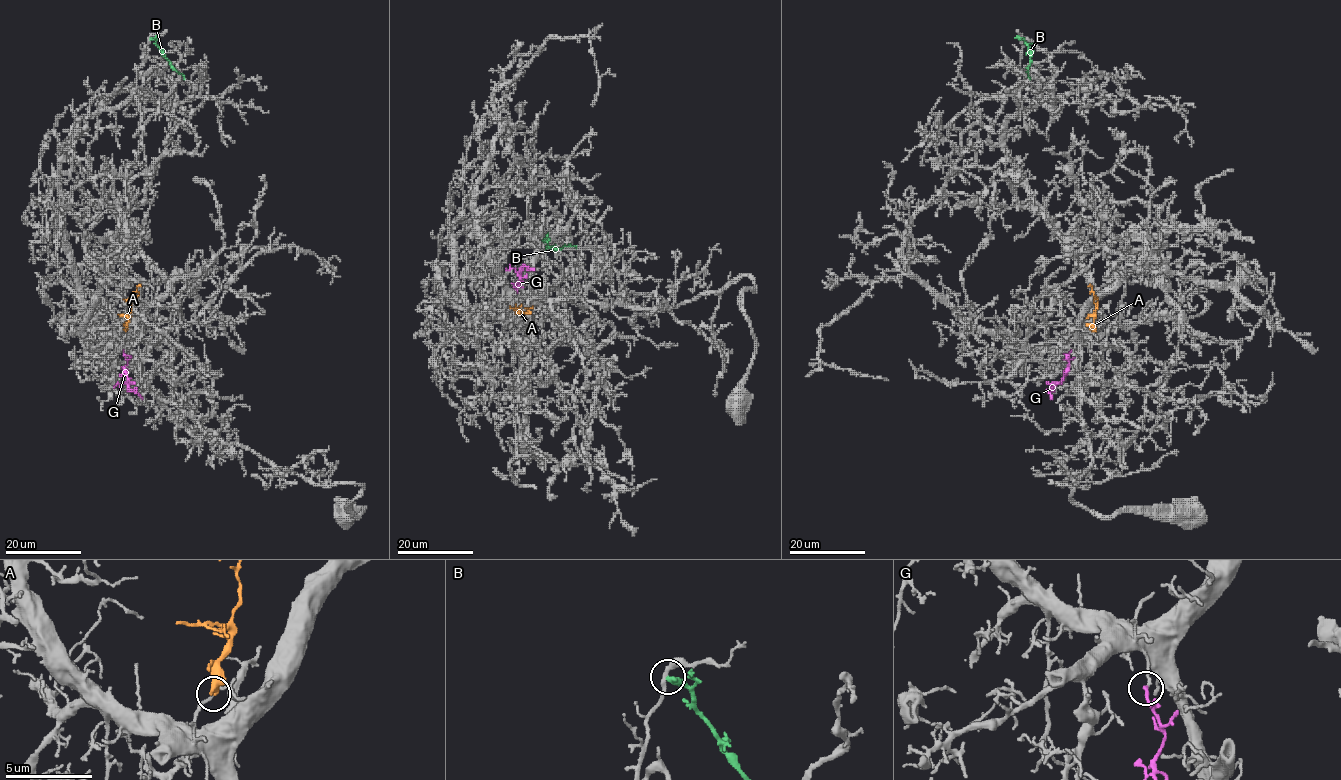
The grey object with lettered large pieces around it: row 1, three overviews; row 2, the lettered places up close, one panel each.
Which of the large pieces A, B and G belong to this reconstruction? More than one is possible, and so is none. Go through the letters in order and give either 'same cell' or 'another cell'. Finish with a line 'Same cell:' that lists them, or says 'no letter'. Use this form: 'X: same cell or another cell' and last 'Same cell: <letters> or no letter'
A: same cell
B: another cell
G: another cell
Same cell: A

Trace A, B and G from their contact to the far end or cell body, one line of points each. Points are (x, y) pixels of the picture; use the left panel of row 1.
A: (125, 330), (131, 300), (138, 294), (137, 287), (141, 286)
B: (150, 38), (184, 78)
G: (123, 351), (129, 389), (143, 398)

